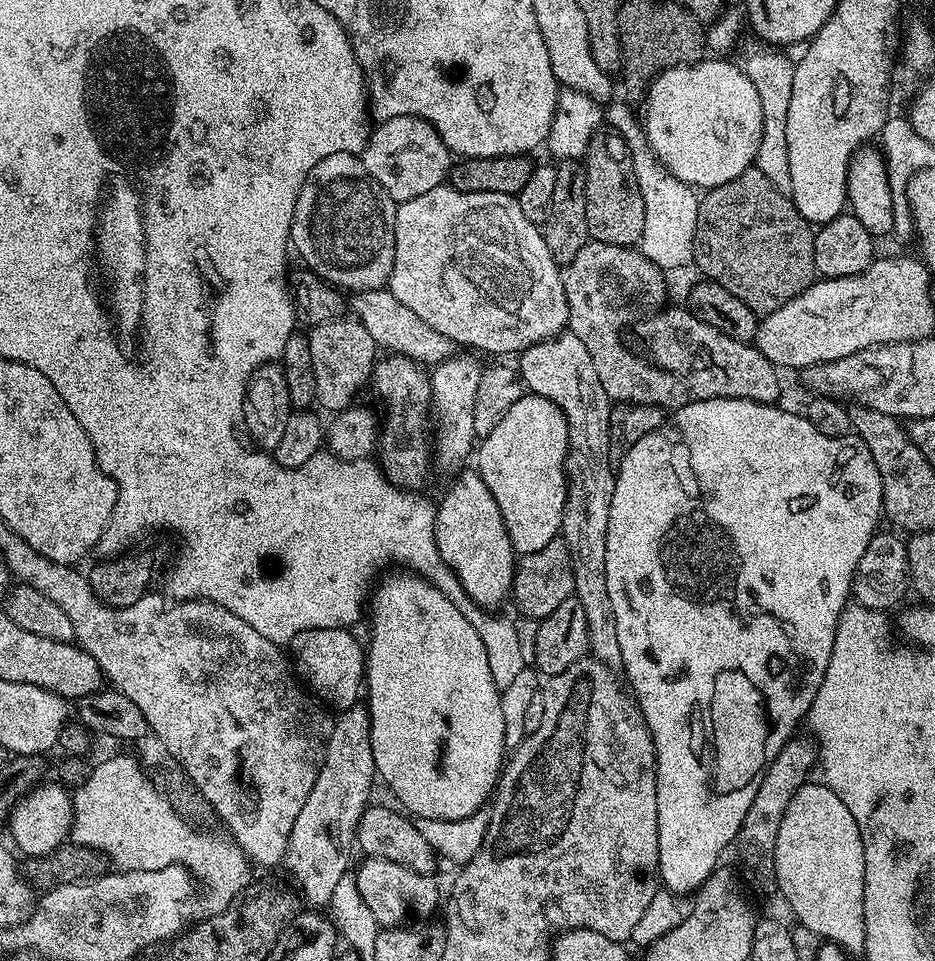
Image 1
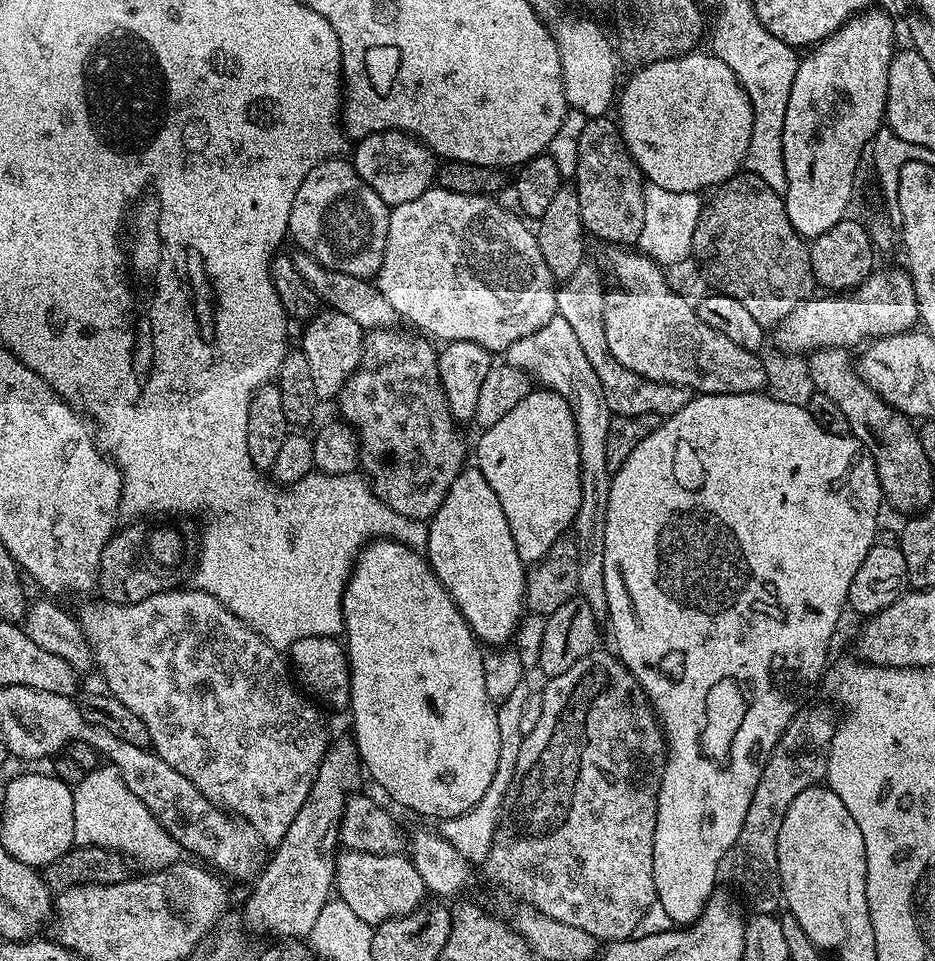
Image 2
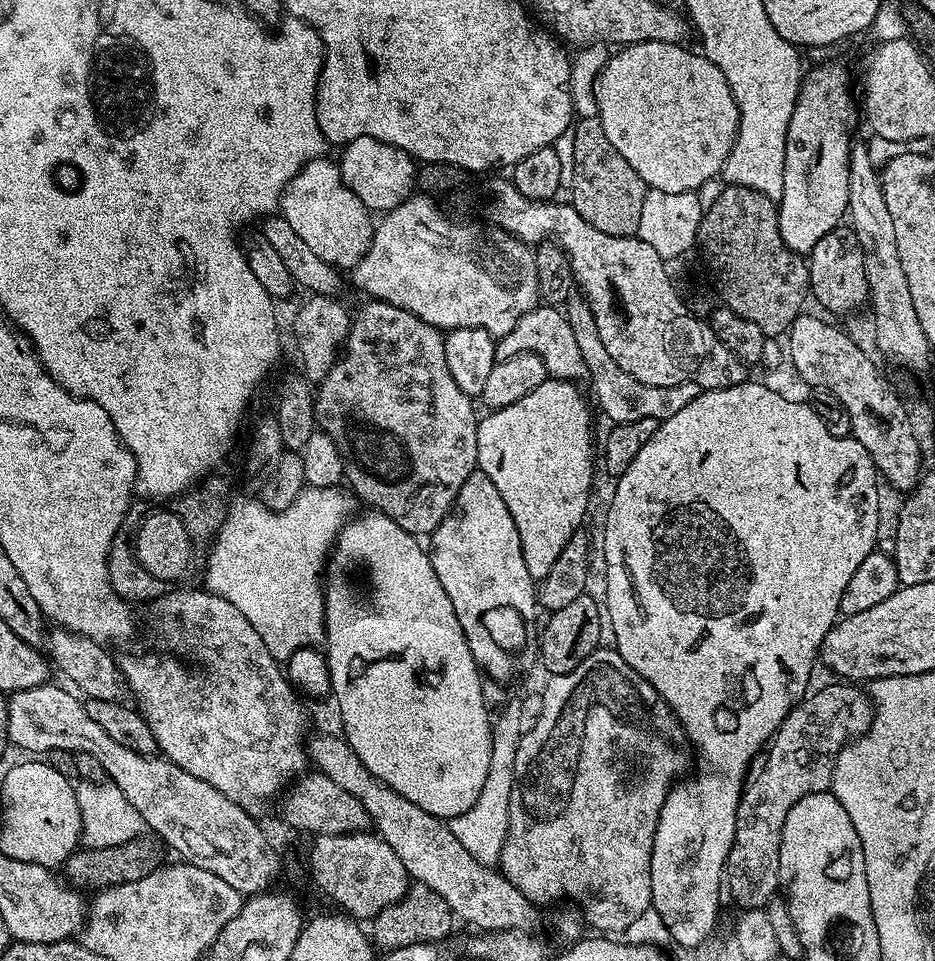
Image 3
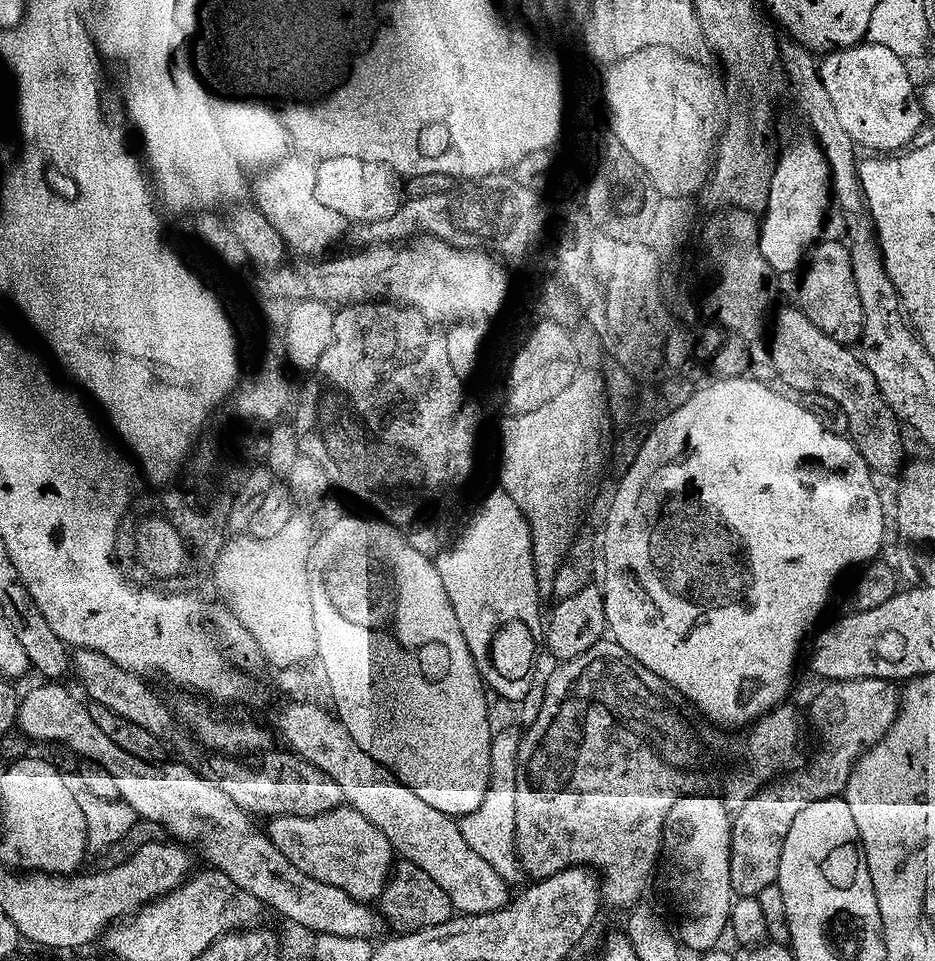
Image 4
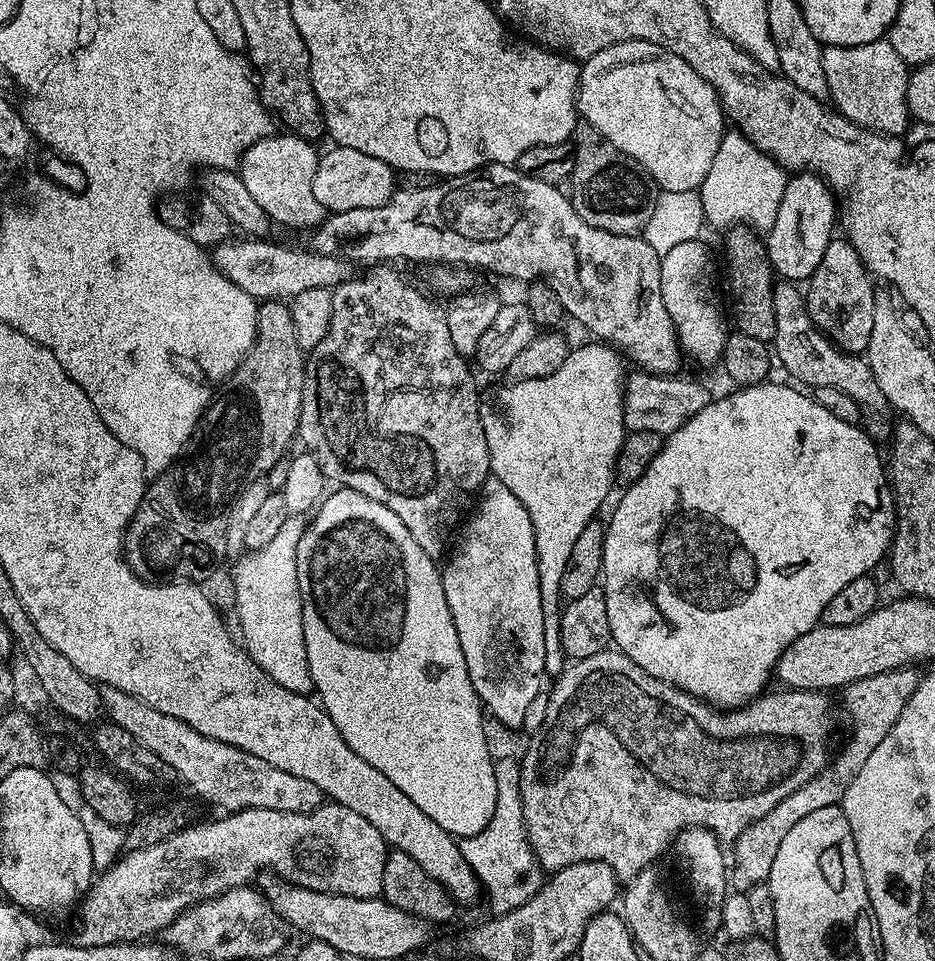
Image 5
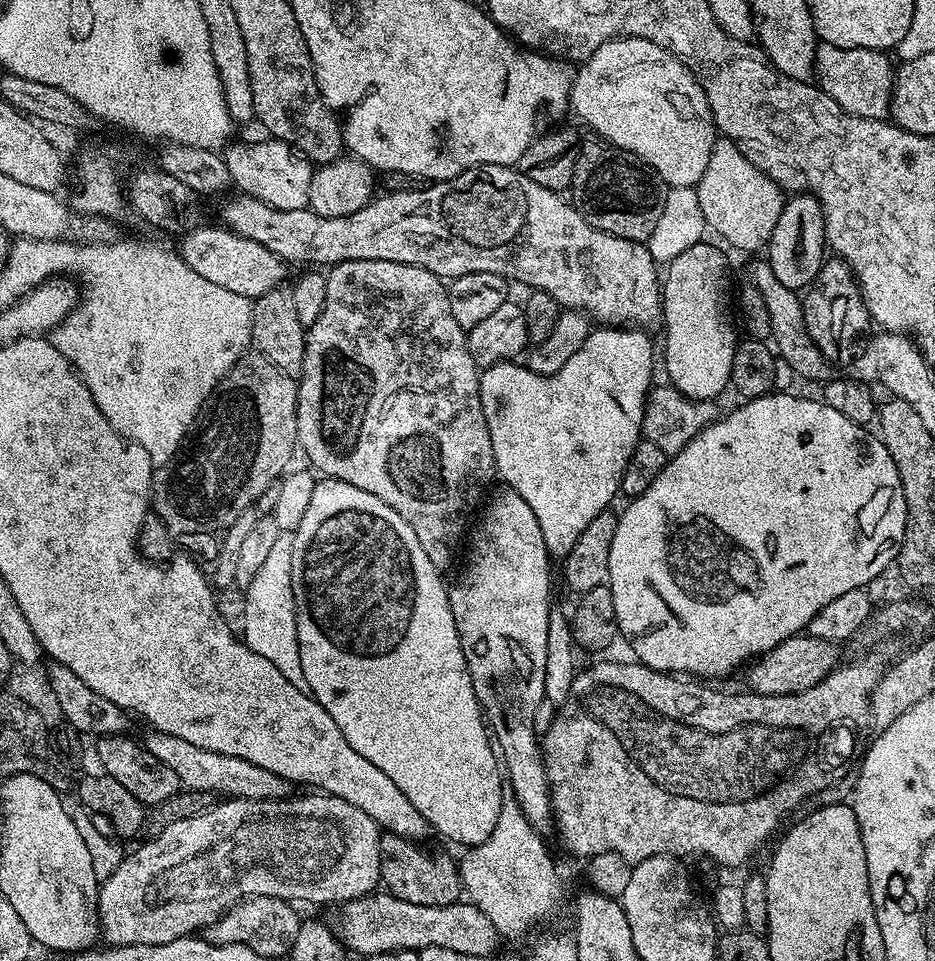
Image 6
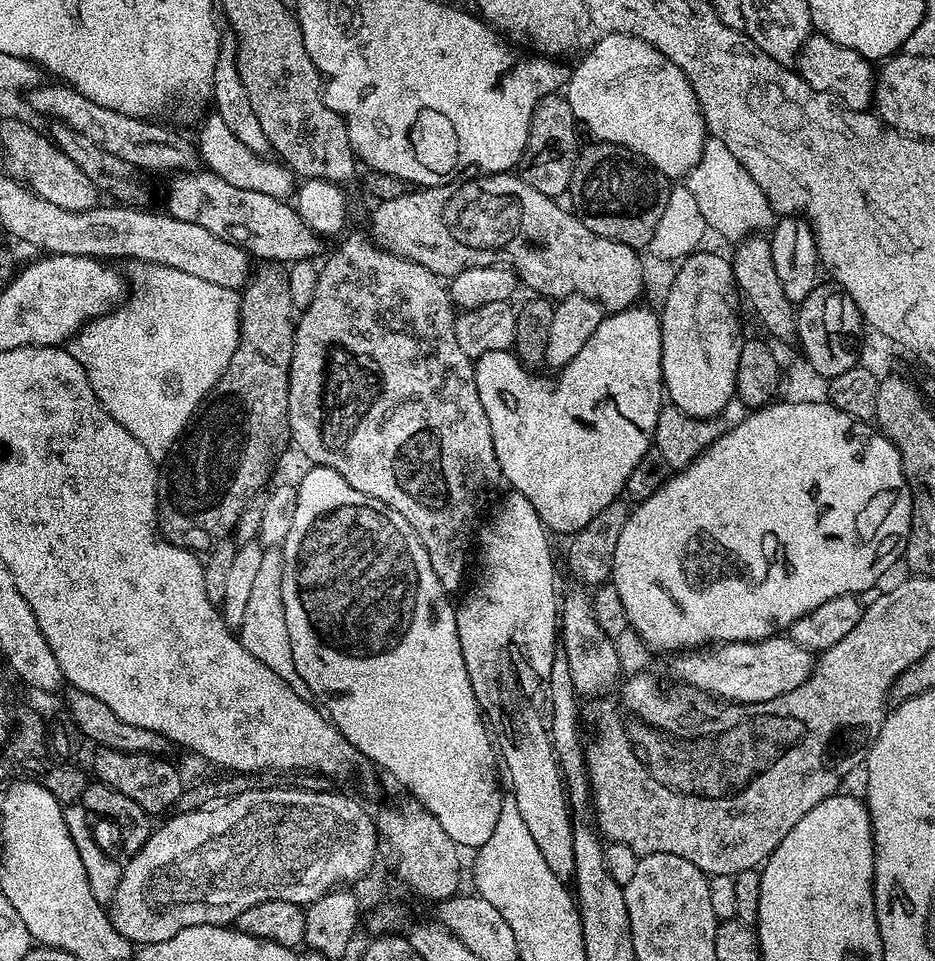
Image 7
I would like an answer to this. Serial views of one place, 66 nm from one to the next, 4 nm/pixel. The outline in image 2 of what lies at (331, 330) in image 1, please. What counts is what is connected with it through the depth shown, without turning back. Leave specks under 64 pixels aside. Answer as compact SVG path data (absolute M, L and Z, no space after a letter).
M331 310L317 311L303 328L304 337L301 338L299 347L306 354L310 375L314 378L314 390L318 390L318 398L322 402L335 401L342 386L346 386L348 379L356 373L363 358L365 329L360 328L354 318L346 318L346 314Z

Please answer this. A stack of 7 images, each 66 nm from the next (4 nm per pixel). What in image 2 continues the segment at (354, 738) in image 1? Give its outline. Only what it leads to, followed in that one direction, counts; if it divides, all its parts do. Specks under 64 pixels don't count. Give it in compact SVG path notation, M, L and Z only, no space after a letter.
M348 738L348 740L333 739L328 745L327 752L324 753L320 769L316 775L316 781L312 784L310 794L306 798L306 802L302 806L302 810L298 810L298 814L294 818L294 822L290 822L290 830L286 830L286 834L282 838L280 844L275 845L276 852L267 857L266 863L259 876L256 877L254 883L251 885L252 893L248 896L248 901L244 904L244 924L252 932L265 932L268 936L304 936L304 938L311 937L312 927L314 922L318 919L318 914L321 913L325 903L327 903L334 892L334 885L336 883L336 857L338 852L338 845L340 844L340 820L344 817L344 807L348 801L348 797L357 791L356 788L360 784L360 772L362 776L362 765L360 763L360 751L356 748L355 739Z

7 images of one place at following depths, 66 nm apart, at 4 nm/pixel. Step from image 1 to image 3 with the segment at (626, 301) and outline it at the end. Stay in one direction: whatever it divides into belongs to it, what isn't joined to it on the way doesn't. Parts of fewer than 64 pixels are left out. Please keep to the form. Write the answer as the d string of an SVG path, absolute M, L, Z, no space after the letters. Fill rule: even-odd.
M576 299L567 305L569 308L568 312L566 311L566 328L578 342L578 350L582 350L582 358L588 367L587 379L592 380L593 393L591 392L591 395L594 397L595 407L597 409L600 407L604 411L608 422L625 424L626 422L638 422L638 418L669 420L671 416L678 414L678 410L682 410L682 406L694 402L698 394L695 387L655 388L630 378L630 374L626 374L626 370L622 370L622 366L618 366L618 362L614 362L610 354L606 354L606 346L602 346L602 338L598 334L594 314L589 310L587 303L583 299ZM594 395L596 395L596 400Z

